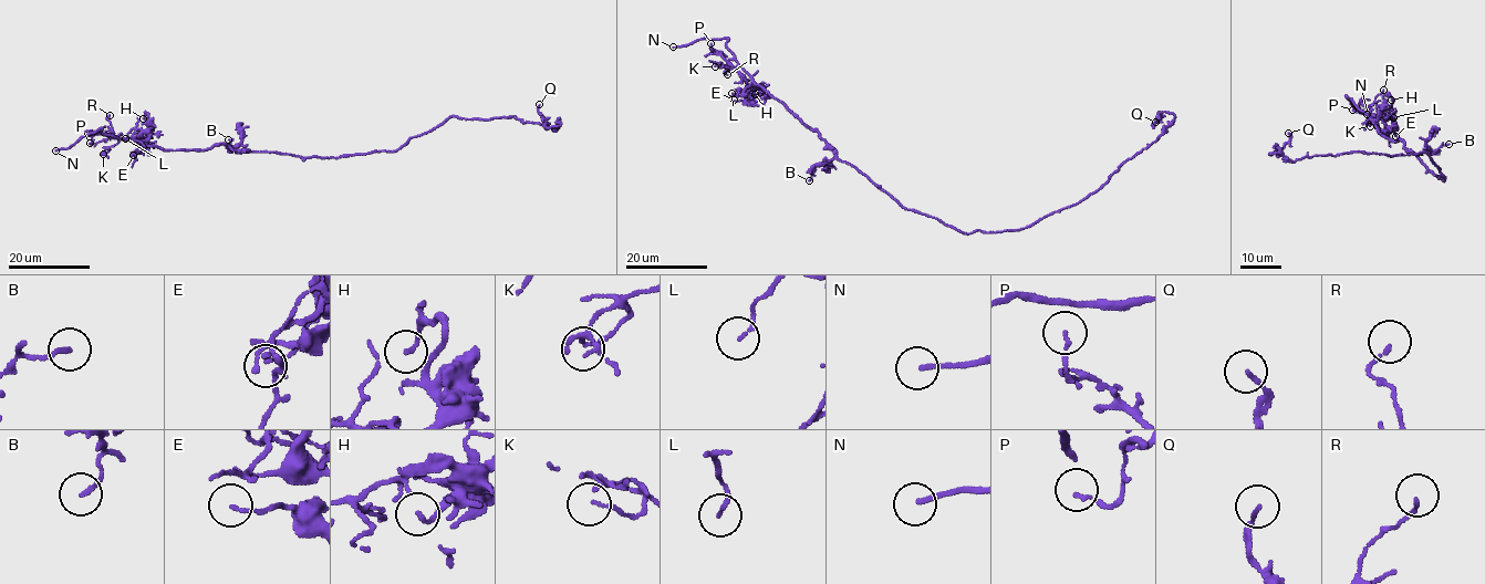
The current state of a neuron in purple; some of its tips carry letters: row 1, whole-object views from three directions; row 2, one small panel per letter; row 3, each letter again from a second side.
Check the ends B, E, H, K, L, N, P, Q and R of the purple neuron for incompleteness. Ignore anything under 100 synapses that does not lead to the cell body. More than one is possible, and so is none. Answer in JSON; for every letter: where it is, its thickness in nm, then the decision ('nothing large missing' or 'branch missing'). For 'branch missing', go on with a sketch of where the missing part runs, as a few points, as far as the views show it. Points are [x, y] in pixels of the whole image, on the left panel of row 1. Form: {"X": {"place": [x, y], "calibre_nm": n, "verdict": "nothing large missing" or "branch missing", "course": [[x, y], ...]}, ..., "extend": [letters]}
{"B": {"place": [228, 139], "calibre_nm": 160, "verdict": "nothing large missing"}, "E": {"place": [133, 155], "calibre_nm": 110, "verdict": "nothing large missing"}, "H": {"place": [143, 118], "calibre_nm": 120, "verdict": "nothing large missing"}, "K": {"place": [103, 154], "calibre_nm": 110, "verdict": "nothing large missing"}, "L": {"place": [125, 138], "calibre_nm": 110, "verdict": "nothing large missing"}, "N": {"place": [55, 150], "calibre_nm": 150, "verdict": "branch missing"}, "P": {"place": [90, 143], "calibre_nm": 100, "verdict": "nothing large missing"}, "Q": {"place": [539, 104], "calibre_nm": 130, "verdict": "nothing large missing"}, "R": {"place": [110, 115], "calibre_nm": 120, "verdict": "nothing large missing"}, "extend": ["N"]}

